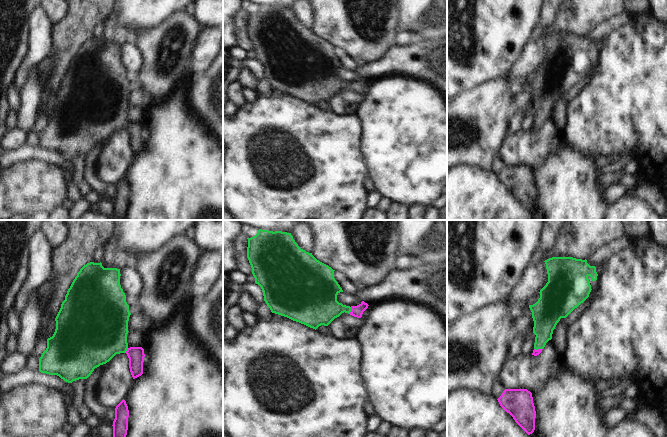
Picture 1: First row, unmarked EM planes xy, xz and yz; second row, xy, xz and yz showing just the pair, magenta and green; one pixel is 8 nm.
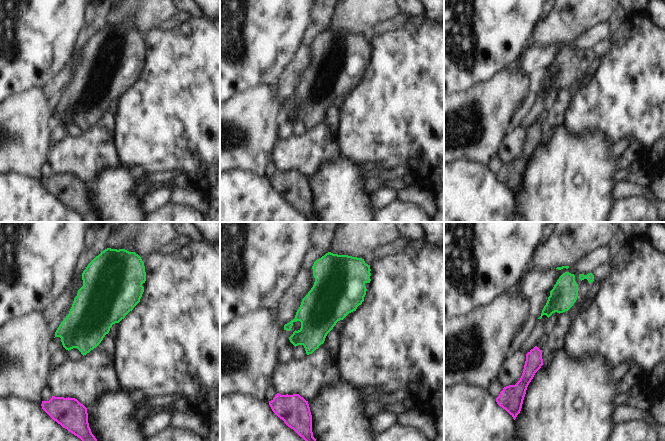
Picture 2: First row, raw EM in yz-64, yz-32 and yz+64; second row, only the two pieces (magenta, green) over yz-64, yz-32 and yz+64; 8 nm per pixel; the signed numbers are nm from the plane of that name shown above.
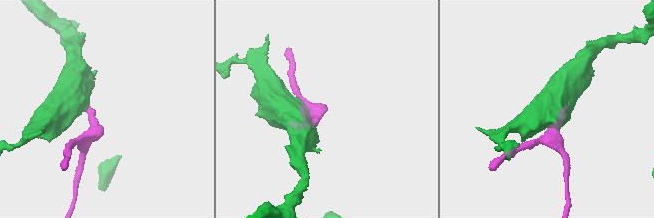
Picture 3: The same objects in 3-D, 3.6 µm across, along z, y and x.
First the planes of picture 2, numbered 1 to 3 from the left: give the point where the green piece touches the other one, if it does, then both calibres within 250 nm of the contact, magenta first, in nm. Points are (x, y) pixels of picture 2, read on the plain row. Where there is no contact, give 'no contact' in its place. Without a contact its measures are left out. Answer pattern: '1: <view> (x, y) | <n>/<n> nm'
1: no contact
2: no contact
3: no contact

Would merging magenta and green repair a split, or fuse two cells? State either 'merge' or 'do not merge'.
merge

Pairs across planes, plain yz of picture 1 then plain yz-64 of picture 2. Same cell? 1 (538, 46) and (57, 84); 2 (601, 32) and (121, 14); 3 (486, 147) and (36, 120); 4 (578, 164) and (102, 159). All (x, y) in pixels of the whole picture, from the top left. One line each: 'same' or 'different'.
1: same
2: different
3: same
4: different

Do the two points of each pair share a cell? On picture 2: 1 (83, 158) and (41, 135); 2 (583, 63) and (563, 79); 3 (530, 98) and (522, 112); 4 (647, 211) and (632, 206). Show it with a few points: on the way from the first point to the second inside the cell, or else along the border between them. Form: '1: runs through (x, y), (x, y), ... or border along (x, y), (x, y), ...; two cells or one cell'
1: border along (52, 144), (47, 160); two cells
2: runs through (578, 64), (568, 74); one cell
3: runs through (529, 101), (524, 109); one cell
4: runs through (643, 211), (636, 210); one cell

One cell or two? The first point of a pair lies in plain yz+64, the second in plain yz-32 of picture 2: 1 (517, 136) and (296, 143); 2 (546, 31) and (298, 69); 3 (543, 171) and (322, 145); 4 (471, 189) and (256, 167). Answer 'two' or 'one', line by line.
1: one
2: two
3: two
4: two

